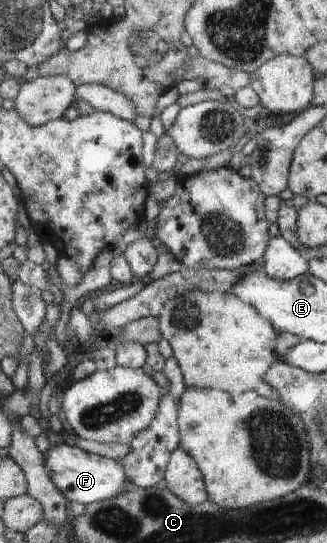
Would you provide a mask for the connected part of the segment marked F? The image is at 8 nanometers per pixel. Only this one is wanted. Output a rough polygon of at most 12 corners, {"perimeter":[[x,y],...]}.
{"perimeter":[[62,441],[43,454],[69,502],[116,497],[131,483],[121,461]]}

